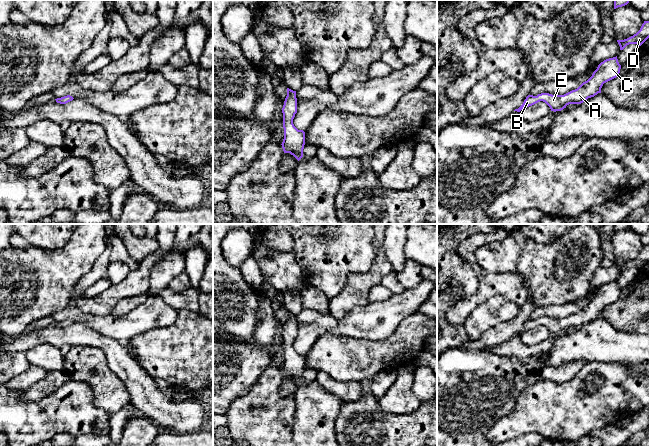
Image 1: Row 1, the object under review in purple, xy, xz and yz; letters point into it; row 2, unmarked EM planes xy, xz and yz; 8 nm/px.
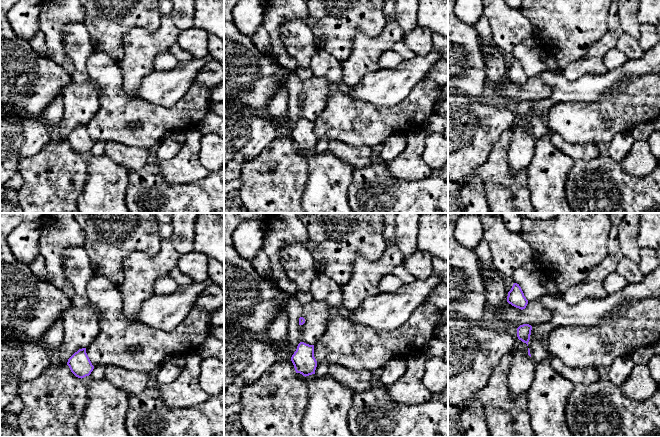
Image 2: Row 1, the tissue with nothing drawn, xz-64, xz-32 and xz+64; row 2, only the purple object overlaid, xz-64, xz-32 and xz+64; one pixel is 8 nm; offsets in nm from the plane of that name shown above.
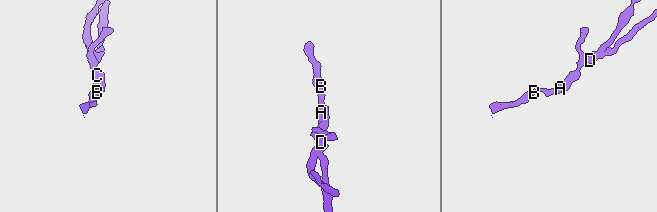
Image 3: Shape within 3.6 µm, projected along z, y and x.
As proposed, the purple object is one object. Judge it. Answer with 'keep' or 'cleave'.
keep

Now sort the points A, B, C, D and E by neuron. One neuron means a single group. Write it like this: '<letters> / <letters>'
A B C D E

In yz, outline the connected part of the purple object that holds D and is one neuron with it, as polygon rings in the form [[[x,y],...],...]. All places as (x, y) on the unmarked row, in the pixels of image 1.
[[[644,245],[640,254],[633,260],[624,263],[617,264],[620,274],[623,274],[629,268],[637,268],[641,270],[649,262],[649,245]]]

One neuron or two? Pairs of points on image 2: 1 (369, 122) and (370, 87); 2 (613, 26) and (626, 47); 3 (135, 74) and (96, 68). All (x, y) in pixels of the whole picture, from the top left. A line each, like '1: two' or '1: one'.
1: two
2: two
3: two

